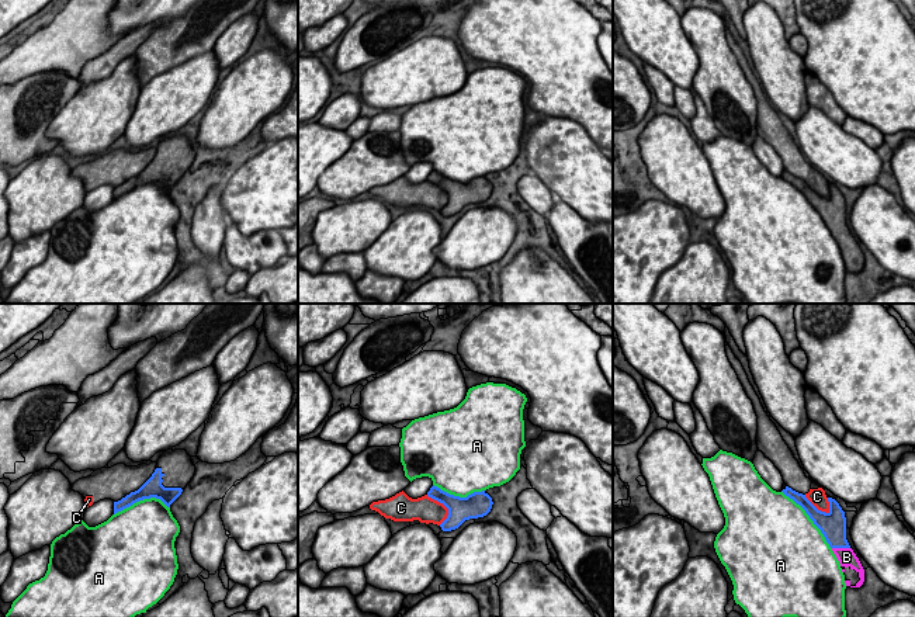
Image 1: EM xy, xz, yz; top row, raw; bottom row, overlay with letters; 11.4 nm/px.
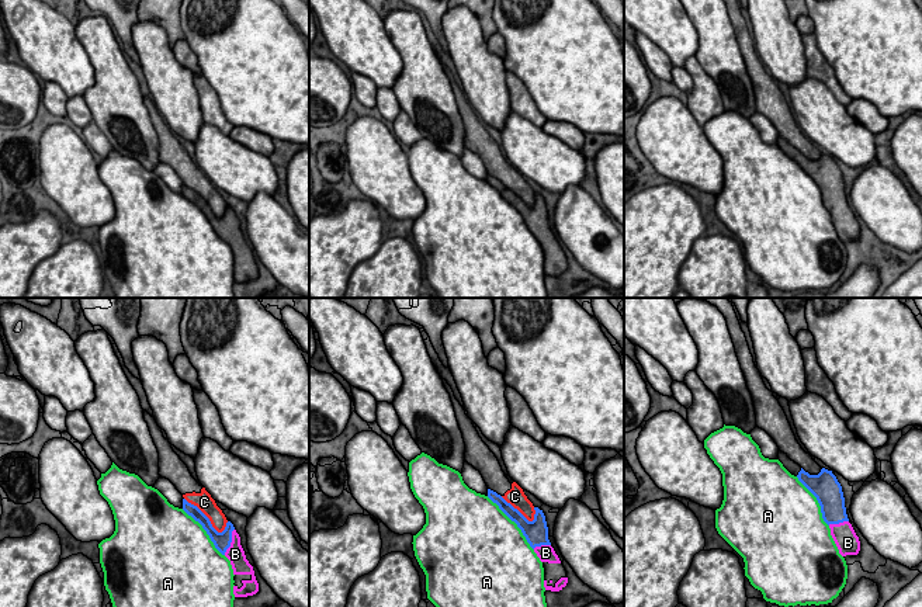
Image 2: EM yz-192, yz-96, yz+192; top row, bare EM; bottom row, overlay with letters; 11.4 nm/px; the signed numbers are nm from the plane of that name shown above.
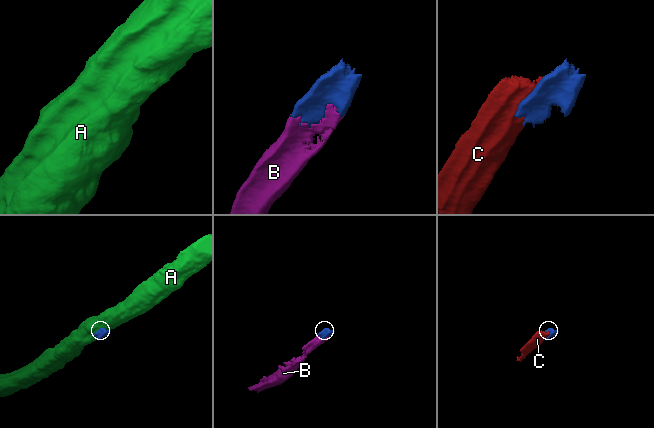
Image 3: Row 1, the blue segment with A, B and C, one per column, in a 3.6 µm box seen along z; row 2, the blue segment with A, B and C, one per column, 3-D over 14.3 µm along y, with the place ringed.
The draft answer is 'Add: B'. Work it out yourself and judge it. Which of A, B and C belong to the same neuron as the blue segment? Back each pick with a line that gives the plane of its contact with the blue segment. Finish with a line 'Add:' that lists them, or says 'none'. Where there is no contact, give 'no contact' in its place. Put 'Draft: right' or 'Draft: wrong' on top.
Draft: right
B: meets blue in yz
Add: B

